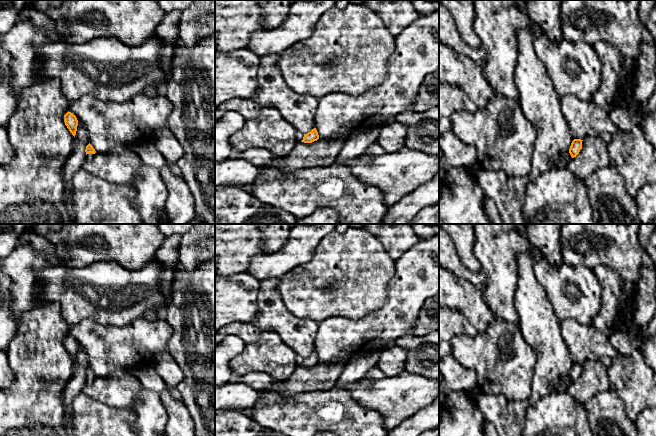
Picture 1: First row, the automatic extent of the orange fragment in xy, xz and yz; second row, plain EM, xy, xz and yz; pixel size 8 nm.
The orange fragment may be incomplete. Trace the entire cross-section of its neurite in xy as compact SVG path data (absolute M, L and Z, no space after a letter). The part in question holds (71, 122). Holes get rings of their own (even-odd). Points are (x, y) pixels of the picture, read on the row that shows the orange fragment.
M68 111L64 115L64 122L65 122L65 125L67 126L67 128L69 129L69 131L75 137L76 131L77 131L77 126L78 126L78 120L77 120L76 116L73 113Z

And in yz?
M574 139L571 143L569 153L564 154L560 153L555 159L554 159L554 168L555 169L563 169L567 167L568 162L570 161L571 158L576 157L580 150L582 149L582 141L581 139Z

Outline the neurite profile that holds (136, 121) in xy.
M136 94L123 102L102 101L85 95L69 104L68 111L73 113L79 124L86 130L89 143L96 152L104 153L119 146L153 144L158 131L167 127L167 119L173 109L170 101L163 95L147 96Z

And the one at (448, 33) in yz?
M439 3L439 41L456 53L469 57L474 63L479 63L480 67L484 68L486 51L483 47L472 48L463 40L454 18L441 3Z

